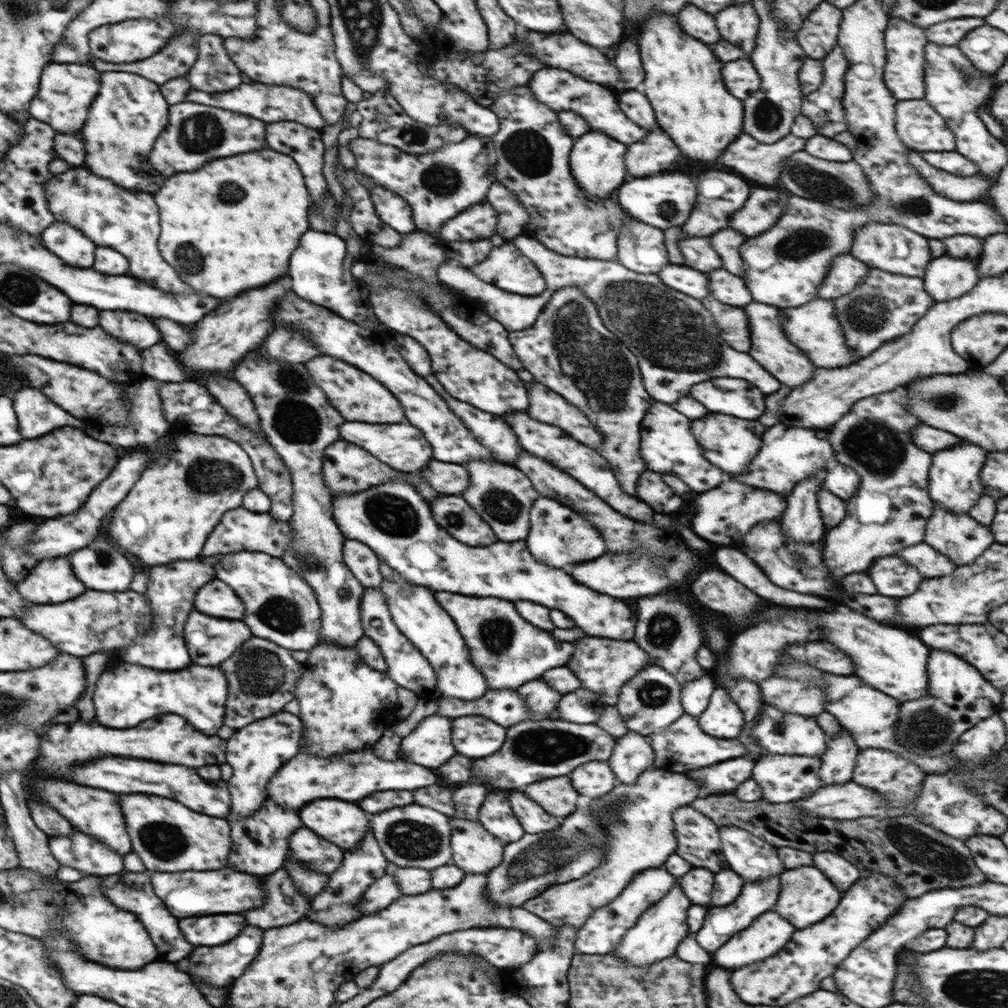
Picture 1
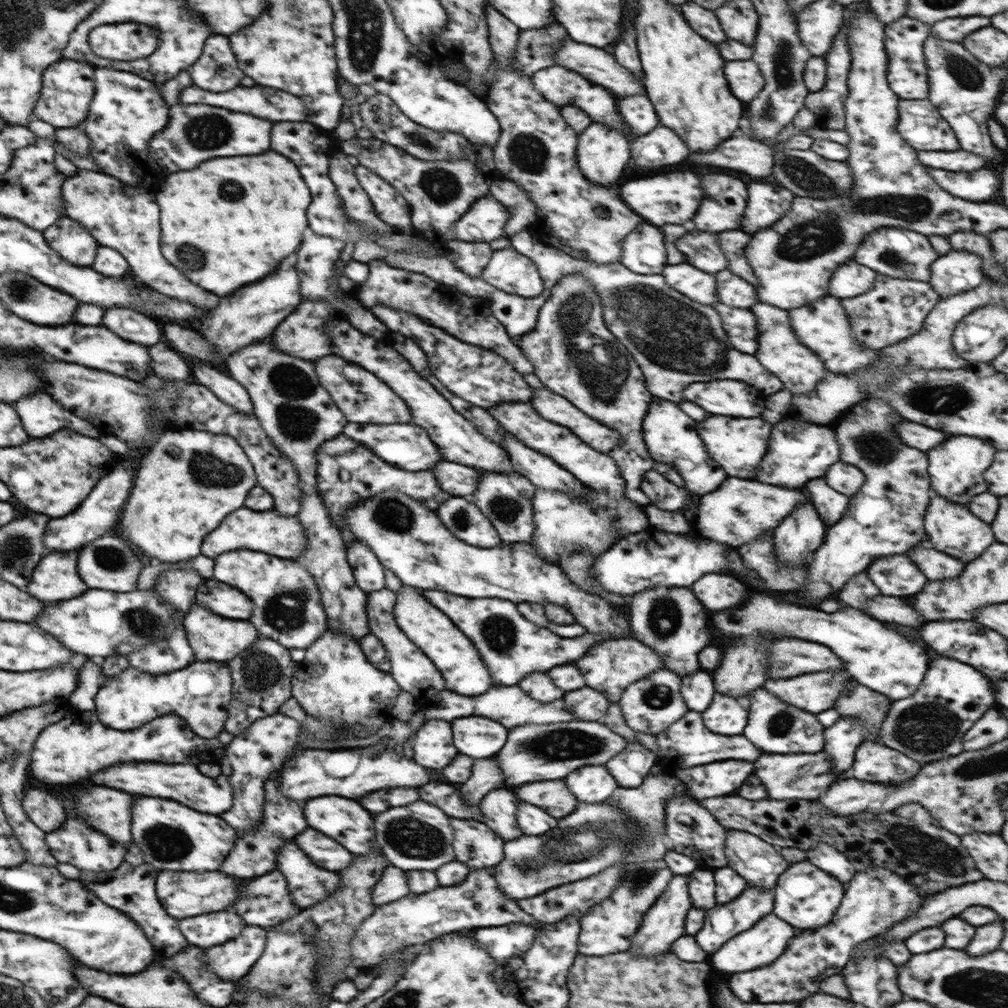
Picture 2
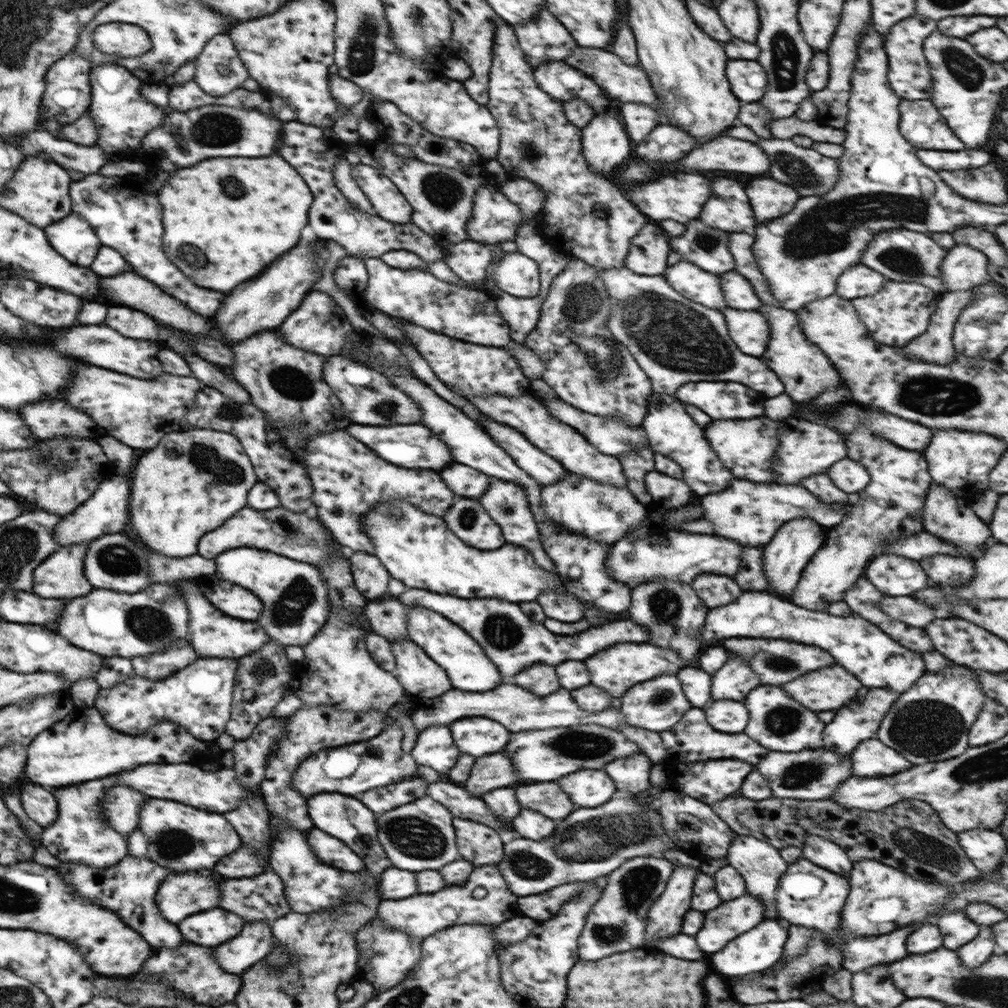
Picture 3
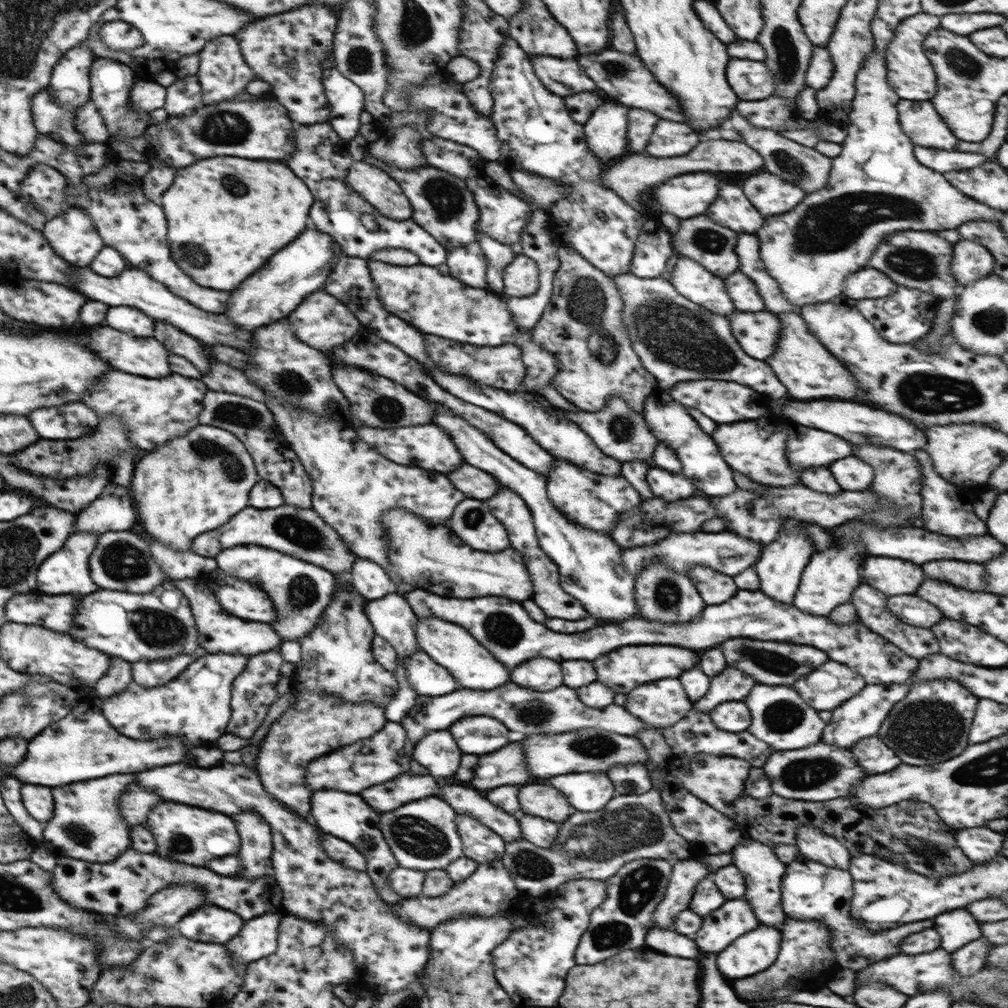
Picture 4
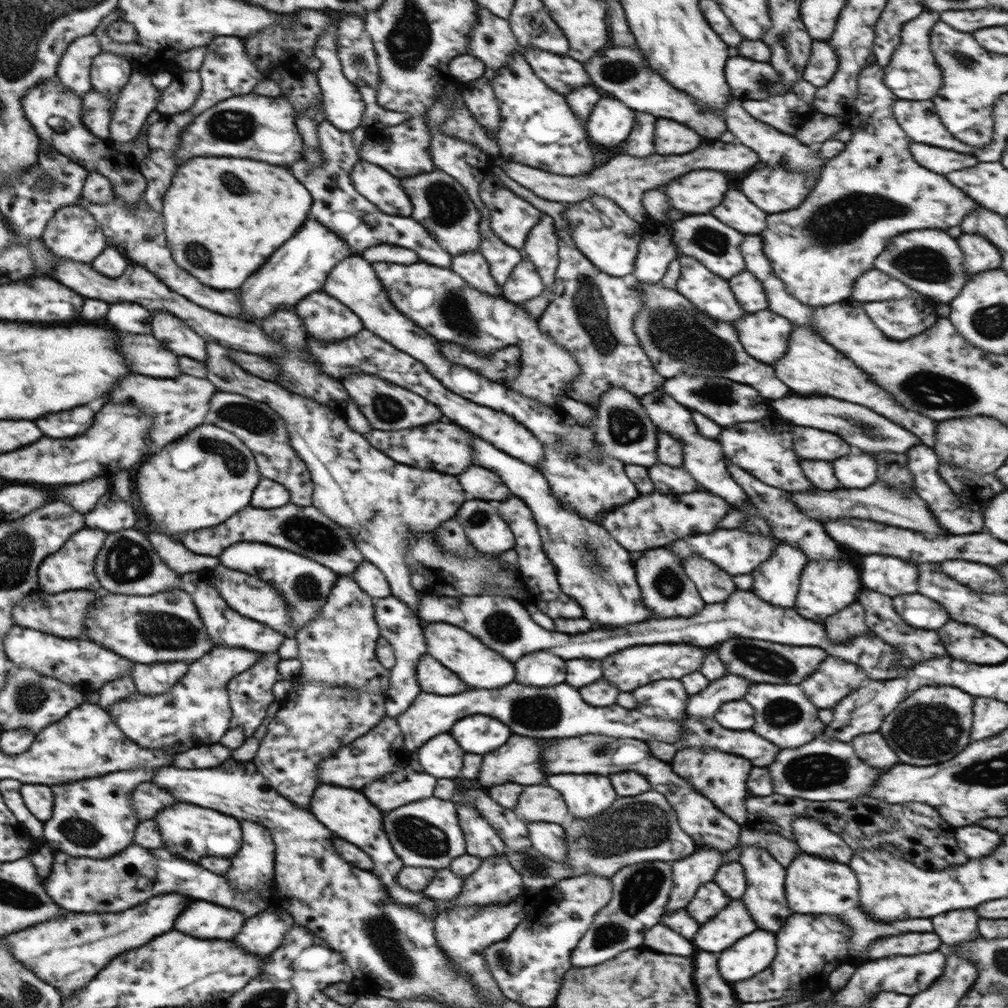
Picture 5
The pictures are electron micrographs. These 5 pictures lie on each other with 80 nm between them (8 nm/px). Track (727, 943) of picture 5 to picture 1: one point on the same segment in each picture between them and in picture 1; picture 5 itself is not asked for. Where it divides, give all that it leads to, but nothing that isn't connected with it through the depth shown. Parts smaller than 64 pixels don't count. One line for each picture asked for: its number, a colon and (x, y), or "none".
1: (756, 898)
2: (723, 921)
3: (732, 917)
4: (735, 918)

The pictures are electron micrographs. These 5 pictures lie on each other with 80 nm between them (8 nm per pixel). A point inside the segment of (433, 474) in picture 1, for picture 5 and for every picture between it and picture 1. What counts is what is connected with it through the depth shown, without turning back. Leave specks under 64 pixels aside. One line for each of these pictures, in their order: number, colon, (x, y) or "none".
2: (457, 479)
3: (464, 481)
4: (475, 483)
5: (479, 483)

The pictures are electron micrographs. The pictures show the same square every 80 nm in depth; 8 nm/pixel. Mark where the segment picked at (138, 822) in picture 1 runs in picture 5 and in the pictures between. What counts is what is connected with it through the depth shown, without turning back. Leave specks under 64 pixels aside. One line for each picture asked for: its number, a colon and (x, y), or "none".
2: (164, 830)
3: (168, 826)
4: (205, 835)
5: (190, 832)

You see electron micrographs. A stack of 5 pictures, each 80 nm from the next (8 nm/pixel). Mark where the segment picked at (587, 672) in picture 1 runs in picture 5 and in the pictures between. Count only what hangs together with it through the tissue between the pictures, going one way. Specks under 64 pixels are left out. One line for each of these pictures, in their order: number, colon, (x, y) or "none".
2: (614, 664)
3: (616, 669)
4: (625, 668)
5: (632, 667)

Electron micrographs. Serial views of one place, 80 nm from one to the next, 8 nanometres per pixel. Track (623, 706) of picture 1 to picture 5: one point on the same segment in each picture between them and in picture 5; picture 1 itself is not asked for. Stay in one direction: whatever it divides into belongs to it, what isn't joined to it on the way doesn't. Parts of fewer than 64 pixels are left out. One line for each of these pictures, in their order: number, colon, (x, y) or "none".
2: (652, 703)
3: (657, 704)
4: (662, 703)
5: (666, 699)

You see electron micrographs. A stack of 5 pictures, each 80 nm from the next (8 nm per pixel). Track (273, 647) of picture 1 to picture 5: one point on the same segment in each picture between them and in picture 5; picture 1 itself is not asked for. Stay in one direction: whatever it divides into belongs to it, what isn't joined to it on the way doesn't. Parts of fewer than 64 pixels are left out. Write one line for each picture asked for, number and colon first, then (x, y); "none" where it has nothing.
2: (261, 676)
3: (261, 679)
4: (253, 691)
5: (250, 693)

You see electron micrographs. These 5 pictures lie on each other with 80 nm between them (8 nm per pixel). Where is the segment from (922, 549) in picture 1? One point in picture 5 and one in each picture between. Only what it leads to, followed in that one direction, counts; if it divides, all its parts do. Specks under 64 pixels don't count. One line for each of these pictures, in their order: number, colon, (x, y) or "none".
2: (935, 565)
3: (953, 570)
4: (962, 574)
5: (982, 578)

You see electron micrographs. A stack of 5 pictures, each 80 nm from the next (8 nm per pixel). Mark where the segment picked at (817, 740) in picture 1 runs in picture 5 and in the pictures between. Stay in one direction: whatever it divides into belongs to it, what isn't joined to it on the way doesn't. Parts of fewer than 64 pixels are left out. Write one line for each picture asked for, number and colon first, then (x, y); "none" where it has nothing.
2: (774, 726)
3: (777, 722)
4: (780, 717)
5: (784, 714)

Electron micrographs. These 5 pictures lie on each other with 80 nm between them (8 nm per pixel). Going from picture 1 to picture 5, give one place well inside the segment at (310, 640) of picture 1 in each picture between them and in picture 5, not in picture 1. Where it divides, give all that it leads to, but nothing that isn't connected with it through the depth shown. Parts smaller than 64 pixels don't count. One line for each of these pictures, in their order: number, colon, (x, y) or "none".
2: (287, 607)
3: (295, 603)
4: (300, 591)
5: (304, 585)

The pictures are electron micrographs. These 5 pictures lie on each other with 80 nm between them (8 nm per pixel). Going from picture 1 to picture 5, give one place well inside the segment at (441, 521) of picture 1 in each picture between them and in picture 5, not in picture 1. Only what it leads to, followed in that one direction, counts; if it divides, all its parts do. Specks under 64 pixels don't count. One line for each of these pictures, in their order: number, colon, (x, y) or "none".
2: (462, 518)
3: (466, 518)
4: (472, 522)
5: (487, 532)

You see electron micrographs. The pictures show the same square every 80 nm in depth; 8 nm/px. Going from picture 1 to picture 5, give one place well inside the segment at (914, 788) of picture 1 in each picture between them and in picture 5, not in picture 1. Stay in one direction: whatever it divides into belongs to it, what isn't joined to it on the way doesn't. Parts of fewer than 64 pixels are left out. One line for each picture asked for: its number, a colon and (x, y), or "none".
2: (875, 762)
3: (871, 759)
4: (874, 757)
5: (872, 748)

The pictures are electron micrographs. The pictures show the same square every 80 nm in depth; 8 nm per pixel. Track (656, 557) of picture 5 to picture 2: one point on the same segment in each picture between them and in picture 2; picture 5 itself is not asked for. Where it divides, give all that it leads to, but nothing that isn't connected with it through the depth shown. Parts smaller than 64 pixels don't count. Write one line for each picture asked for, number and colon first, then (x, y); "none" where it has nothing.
2: (671, 621)
3: (673, 615)
4: (662, 595)

